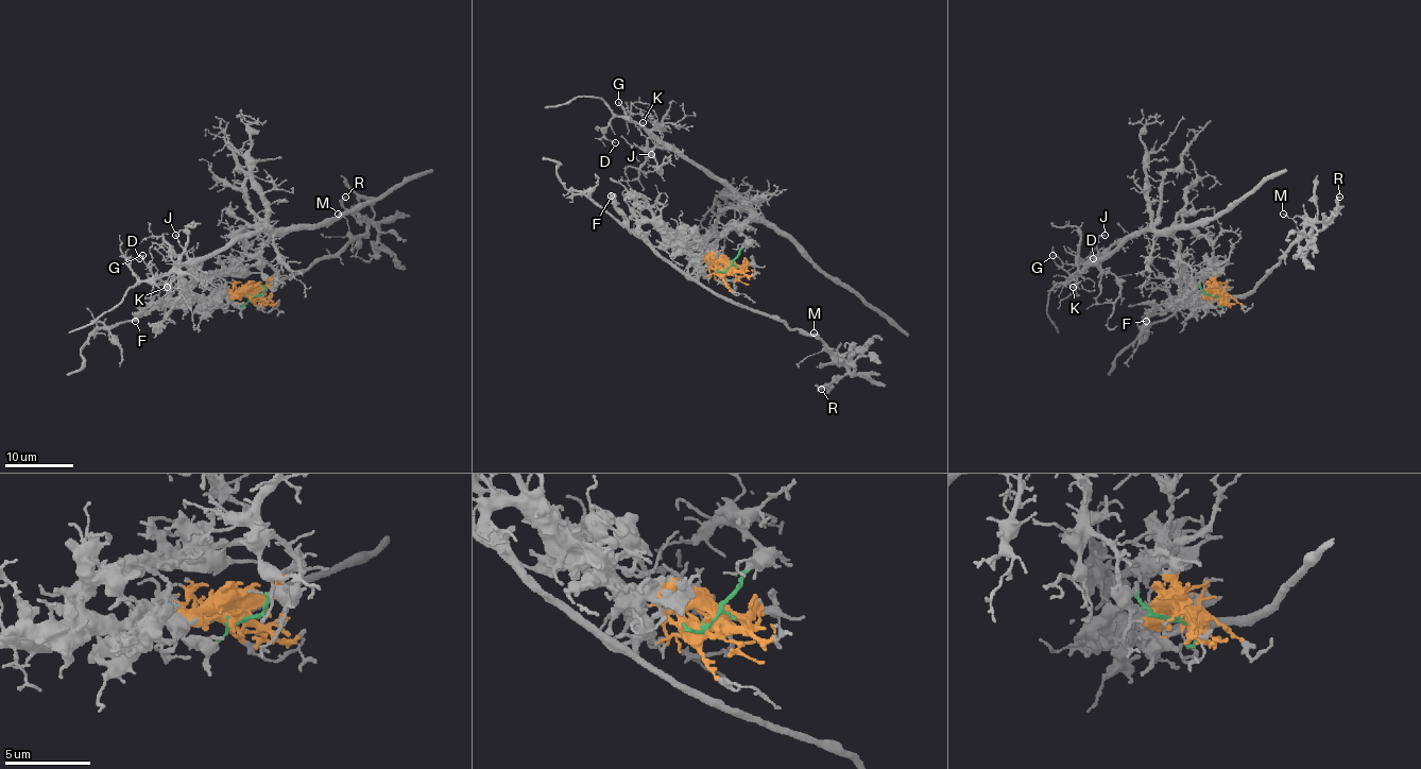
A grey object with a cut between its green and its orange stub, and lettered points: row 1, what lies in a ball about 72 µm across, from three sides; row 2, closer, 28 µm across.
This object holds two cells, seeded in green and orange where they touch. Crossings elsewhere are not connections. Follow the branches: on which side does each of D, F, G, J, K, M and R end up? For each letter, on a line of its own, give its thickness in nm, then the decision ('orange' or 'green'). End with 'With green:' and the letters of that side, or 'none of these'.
D: calibre 110 nm; green
F: calibre 280 nm; orange
G: calibre 120 nm; green
J: calibre 160 nm; green
K: calibre 140 nm; green
M: calibre 120 nm; orange
R: calibre 220 nm; orange
With green: D, G, J, K

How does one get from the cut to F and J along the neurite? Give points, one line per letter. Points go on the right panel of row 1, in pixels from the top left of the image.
F: (1219, 297), (1211, 292), (1174, 301), (1168, 311), (1160, 311), (1146, 321)
J: (1219, 297), (1208, 295), (1192, 277), (1170, 236), (1134, 233), (1109, 256), (1100, 258), (1097, 243), (1106, 235)

